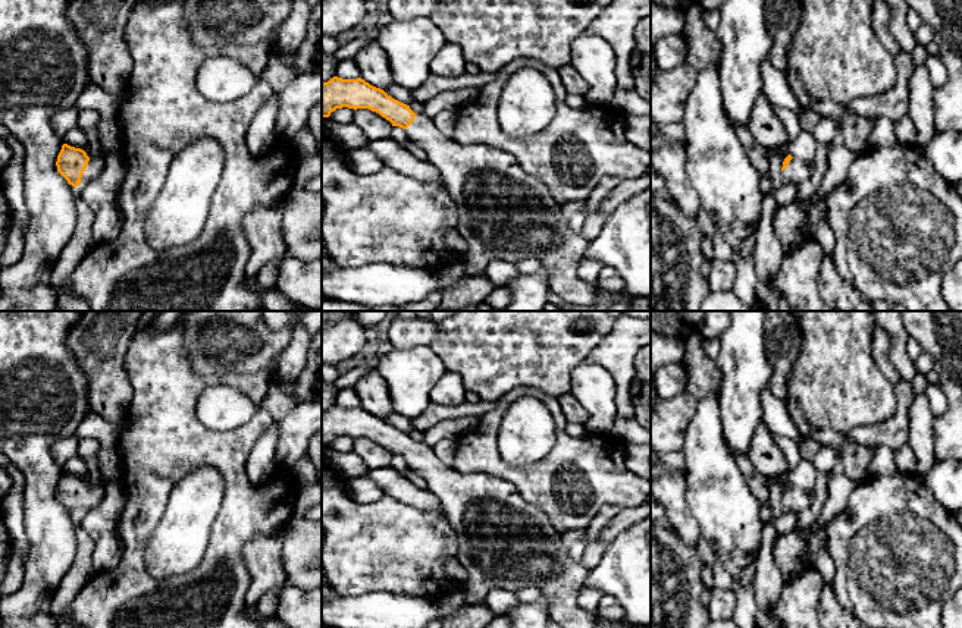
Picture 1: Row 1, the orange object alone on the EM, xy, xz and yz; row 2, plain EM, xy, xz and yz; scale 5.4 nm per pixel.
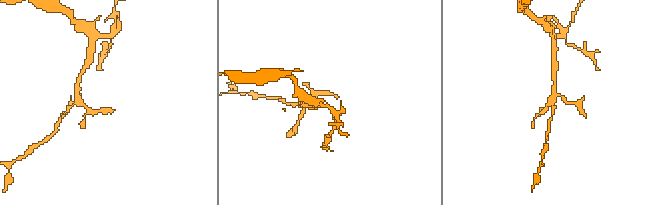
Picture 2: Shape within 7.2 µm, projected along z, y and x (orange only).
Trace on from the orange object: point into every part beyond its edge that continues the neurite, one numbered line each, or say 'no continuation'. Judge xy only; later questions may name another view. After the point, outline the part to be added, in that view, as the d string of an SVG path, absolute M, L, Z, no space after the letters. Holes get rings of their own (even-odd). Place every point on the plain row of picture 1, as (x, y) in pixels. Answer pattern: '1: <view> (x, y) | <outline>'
1: xy (96, 495) | M103 486L100 487L90 487L88 494L81 506L81 514L87 512L93 508L95 508L97 505L100 505L100 502L104 499L104 490Z

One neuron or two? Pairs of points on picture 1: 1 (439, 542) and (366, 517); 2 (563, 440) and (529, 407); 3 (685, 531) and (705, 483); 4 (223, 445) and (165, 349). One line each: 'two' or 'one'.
1: one
2: two
3: two
4: one

